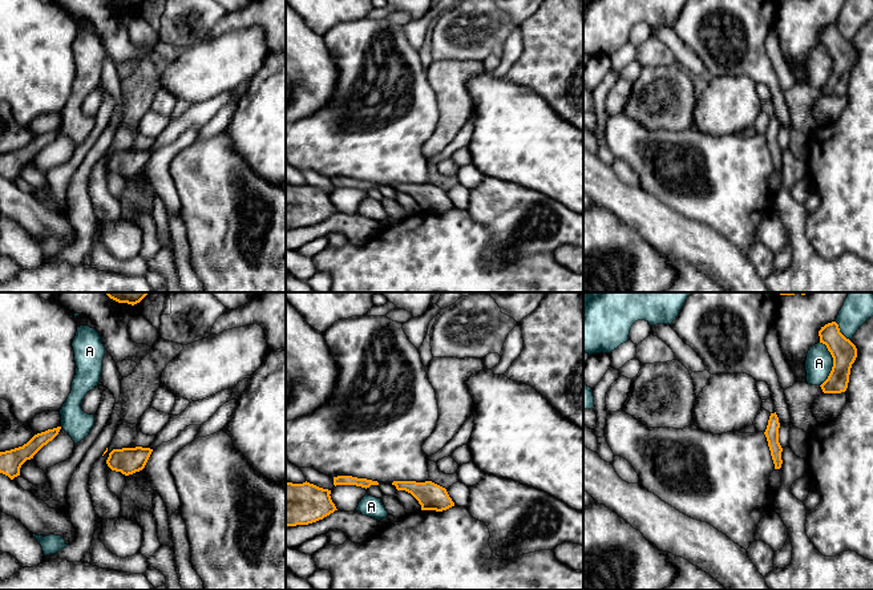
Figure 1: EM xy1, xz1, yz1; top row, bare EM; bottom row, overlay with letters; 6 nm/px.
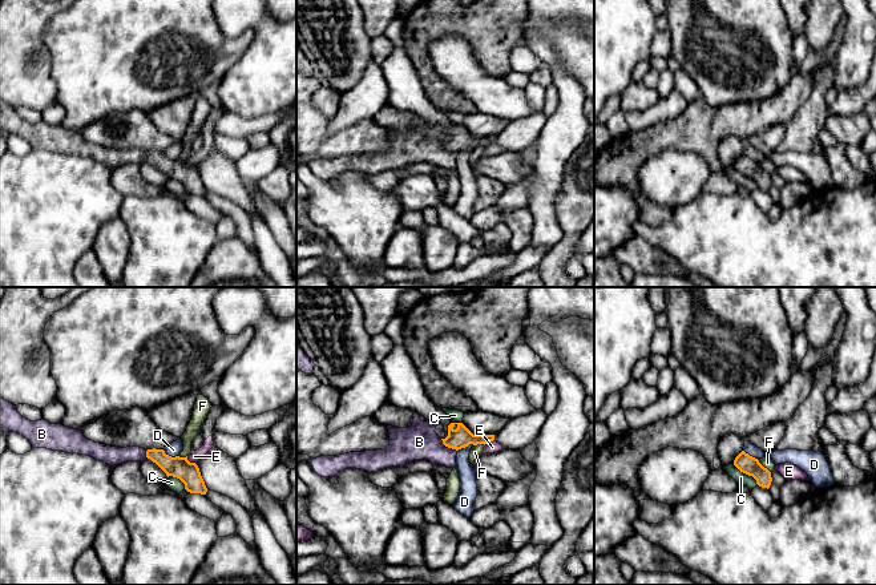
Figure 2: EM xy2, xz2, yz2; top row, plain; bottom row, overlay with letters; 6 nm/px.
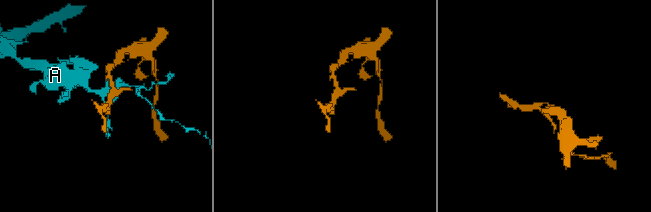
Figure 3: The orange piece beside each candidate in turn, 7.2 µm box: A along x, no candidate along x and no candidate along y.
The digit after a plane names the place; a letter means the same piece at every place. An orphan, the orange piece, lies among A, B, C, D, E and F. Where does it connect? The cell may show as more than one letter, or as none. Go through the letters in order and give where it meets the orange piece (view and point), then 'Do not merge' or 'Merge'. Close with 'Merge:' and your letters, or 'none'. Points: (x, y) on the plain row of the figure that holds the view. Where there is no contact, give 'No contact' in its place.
A: Touches orange at yz1 (833, 67). Do not merge
B: Touches orange at xz2 (448, 149). Merge
C: Touches orange at yz2 (746, 176). Do not merge
D: Touches orange at xy2 (170, 158). Do not merge
E: Touches orange at xy2 (189, 164). Do not merge
F: Touches orange at yz2 (763, 169). Do not merge
Merge: B

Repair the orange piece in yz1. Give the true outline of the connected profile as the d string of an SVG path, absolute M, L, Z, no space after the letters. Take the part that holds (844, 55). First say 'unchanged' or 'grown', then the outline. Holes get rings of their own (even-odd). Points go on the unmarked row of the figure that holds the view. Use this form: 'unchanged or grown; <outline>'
unchanged; M836 24L828 25L819 33L820 45L825 47L833 60L828 81L820 88L824 96L845 94L852 66L857 60L856 48L846 41Z

